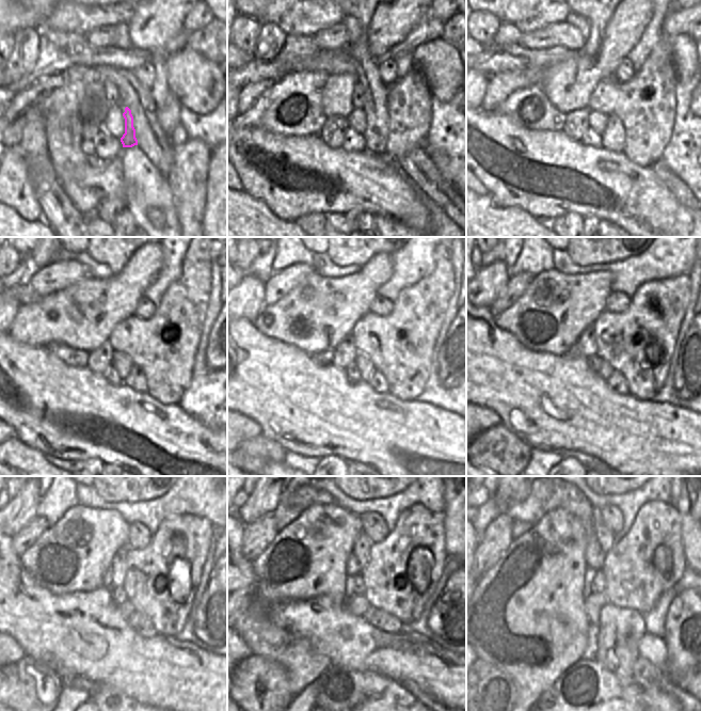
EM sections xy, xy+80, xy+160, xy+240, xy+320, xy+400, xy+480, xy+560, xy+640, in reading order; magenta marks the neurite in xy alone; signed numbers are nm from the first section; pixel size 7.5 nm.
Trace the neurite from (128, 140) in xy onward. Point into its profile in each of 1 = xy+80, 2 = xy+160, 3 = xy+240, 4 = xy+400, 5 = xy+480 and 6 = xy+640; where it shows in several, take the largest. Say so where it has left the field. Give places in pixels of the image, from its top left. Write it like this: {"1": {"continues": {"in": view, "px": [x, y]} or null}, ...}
{"1": {"continues": {"in": "xy+80", "px": [377, 132]}}, "2": {"continues": {"in": "xy+160", "px": [599, 19]}}, "3": {"continues": {"in": "xy+240", "px": [115, 258]}}, "4": {"continues": {"in": "xy+400", "px": [583, 258]}}, "5": {"continues": {"in": "xy+480", "px": [109, 498]}}, "6": {"continues": {"in": "xy+640", "px": [620, 630]}}}

